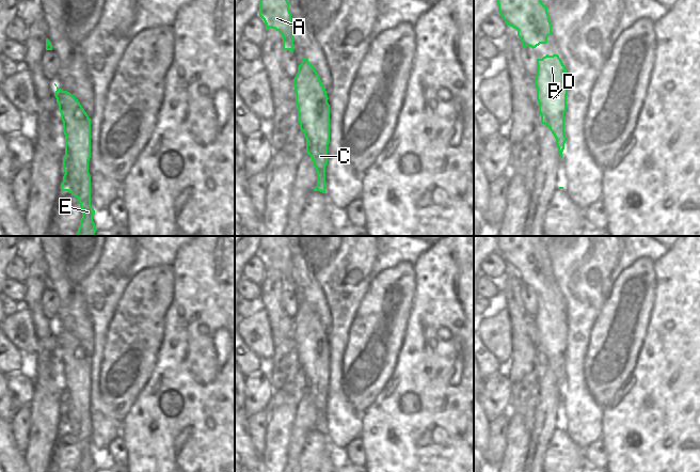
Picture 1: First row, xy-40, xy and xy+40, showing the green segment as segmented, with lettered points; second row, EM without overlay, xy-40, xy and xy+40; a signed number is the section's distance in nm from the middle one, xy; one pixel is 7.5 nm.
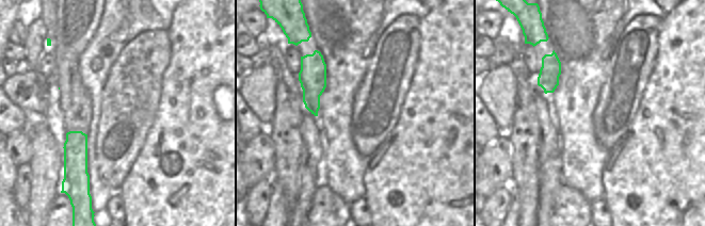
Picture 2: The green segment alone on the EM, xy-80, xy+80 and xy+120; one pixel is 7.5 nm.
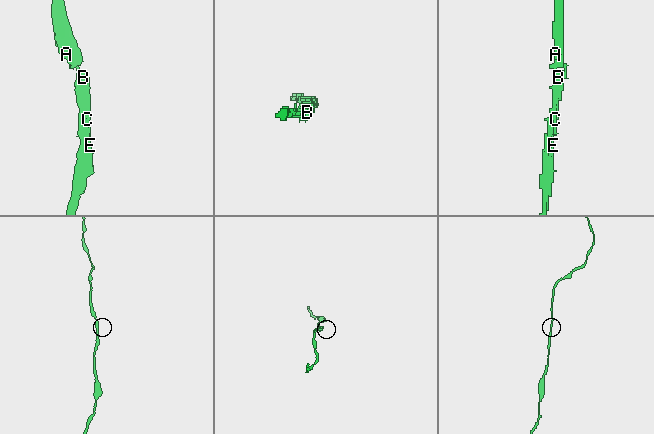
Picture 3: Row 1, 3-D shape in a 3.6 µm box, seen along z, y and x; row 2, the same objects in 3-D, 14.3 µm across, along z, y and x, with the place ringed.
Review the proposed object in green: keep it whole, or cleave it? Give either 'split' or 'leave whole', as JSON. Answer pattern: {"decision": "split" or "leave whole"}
{"decision": "leave whole"}

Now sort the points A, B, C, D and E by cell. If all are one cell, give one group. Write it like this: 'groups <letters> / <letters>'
groups A B C D E

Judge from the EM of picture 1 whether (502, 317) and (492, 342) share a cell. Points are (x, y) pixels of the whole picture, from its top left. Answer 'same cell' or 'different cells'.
same cell

